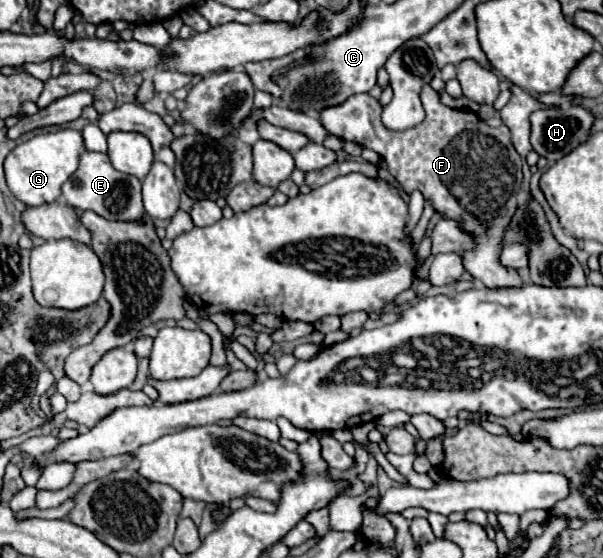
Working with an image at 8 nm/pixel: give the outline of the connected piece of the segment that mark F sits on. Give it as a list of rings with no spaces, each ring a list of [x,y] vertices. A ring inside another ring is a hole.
[[[424,85],[424,89],[422,89],[422,105],[426,109],[424,121],[406,131],[392,131],[392,129],[384,127],[380,121],[382,105],[378,103],[378,99],[370,97],[368,93],[348,97],[348,101],[344,101],[344,105],[334,105],[334,107],[324,109],[324,113],[320,113],[320,123],[328,129],[330,135],[336,135],[344,141],[352,141],[360,147],[368,147],[368,149],[376,151],[386,161],[388,171],[396,177],[396,181],[402,183],[406,193],[412,193],[414,189],[422,191],[424,197],[432,199],[436,211],[440,211],[444,217],[458,219],[464,229],[476,233],[476,237],[478,237],[476,249],[462,253],[464,267],[474,279],[482,281],[488,289],[512,289],[512,287],[524,285],[514,269],[506,269],[498,261],[498,255],[502,249],[502,235],[504,235],[504,229],[508,227],[510,217],[518,205],[518,191],[520,191],[520,183],[522,183],[522,161],[520,161],[520,155],[516,153],[516,149],[512,147],[508,127],[504,127],[504,125],[490,127],[488,123],[478,119],[478,115],[472,111],[450,109],[448,105],[444,105],[440,101],[438,91],[434,91],[430,85]]]

